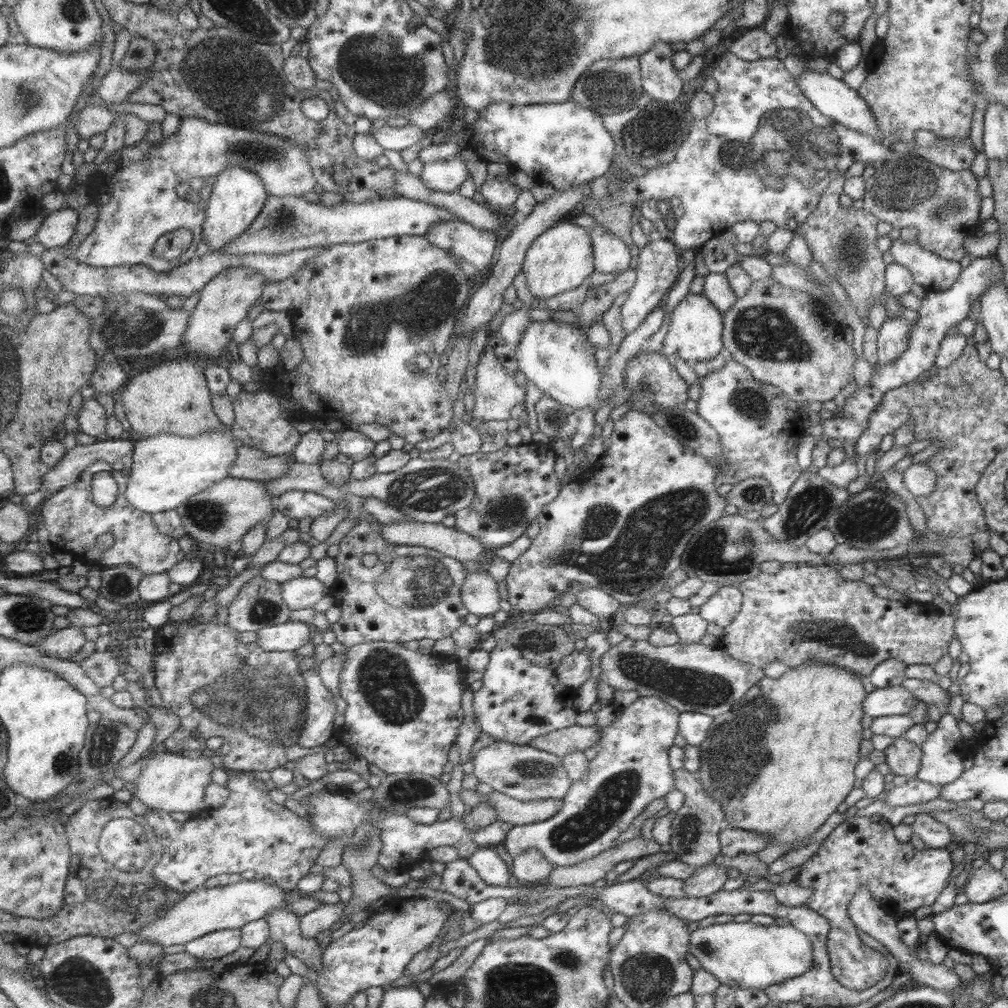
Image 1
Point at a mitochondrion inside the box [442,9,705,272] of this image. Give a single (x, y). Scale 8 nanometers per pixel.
(605, 88)

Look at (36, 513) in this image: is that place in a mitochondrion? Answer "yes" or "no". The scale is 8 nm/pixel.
no

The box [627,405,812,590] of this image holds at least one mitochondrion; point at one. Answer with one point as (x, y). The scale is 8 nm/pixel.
(708, 555)

